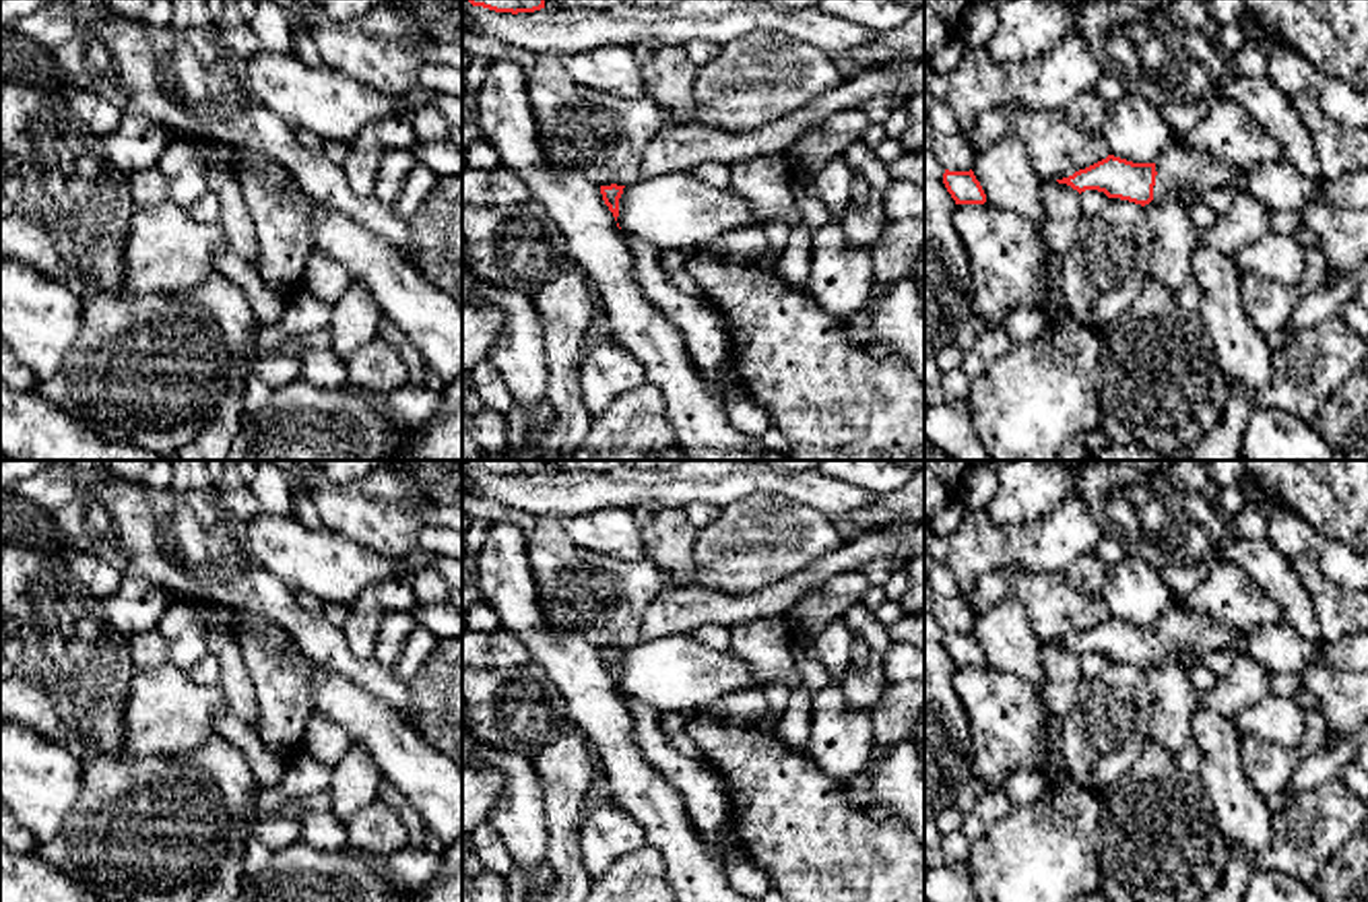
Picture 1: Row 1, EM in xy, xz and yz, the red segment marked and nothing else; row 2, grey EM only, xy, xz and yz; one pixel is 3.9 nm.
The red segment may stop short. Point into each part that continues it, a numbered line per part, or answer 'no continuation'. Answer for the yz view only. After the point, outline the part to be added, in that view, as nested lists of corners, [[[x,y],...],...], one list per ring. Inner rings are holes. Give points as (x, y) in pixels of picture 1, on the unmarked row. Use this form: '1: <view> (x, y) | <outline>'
1: yz (1177, 630) | [[[1172,605],[1155,621],[1155,634],[1153,661],[1158,665],[1176,663],[1182,650],[1203,656],[1215,650],[1238,654],[1244,638],[1244,632],[1228,627],[1205,613],[1186,611],[1178,605]]]

